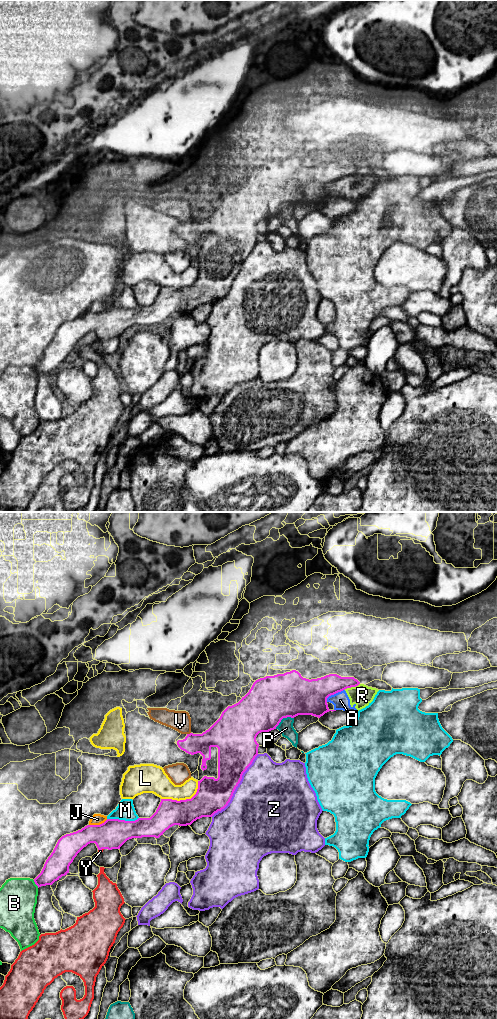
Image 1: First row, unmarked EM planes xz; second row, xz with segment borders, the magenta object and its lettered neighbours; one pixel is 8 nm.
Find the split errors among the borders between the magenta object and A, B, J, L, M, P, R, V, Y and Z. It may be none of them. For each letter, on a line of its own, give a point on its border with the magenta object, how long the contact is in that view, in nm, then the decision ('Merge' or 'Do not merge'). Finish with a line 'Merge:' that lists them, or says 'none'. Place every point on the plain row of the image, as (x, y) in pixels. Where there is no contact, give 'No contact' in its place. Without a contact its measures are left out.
A: Touches magenta at xz (334, 181). Shared border 180 nm. Do not merge
B: Touches magenta at xz (35, 371). Shared border 80 nm. Do not merge
J: Touches magenta at xz (98, 313). Shared border 160 nm. Do not merge
L: Touches magenta at xz (184, 288). Shared border 340 nm. Do not merge
M: Touches magenta at xz (122, 308). Shared border 260 nm. Do not merge
P: Touches magenta at xz (283, 205). Shared border 180 nm. Do not merge
R: Touches magenta at xz (351, 174). Shared border 140 nm. Do not merge
V: Touches magenta at xz (188, 222). Shared border 40 nm. Do not merge
Y: Touches magenta at xz (100, 337). Shared border 50 nm. Do not merge
Z: Touches magenta at xz (236, 274). Shared border 650 nm. Do not merge
Merge: none

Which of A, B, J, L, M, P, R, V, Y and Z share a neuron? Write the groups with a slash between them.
A R / B / J / L / M / P / V / Y / Z

